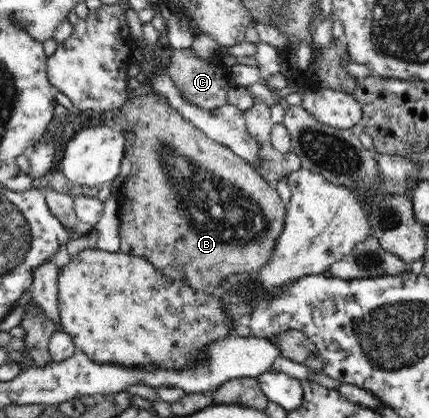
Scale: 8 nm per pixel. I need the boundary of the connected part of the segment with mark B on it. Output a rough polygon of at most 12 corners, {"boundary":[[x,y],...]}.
{"boundary":[[152,92],[120,247],[215,294],[270,263],[286,205]]}

